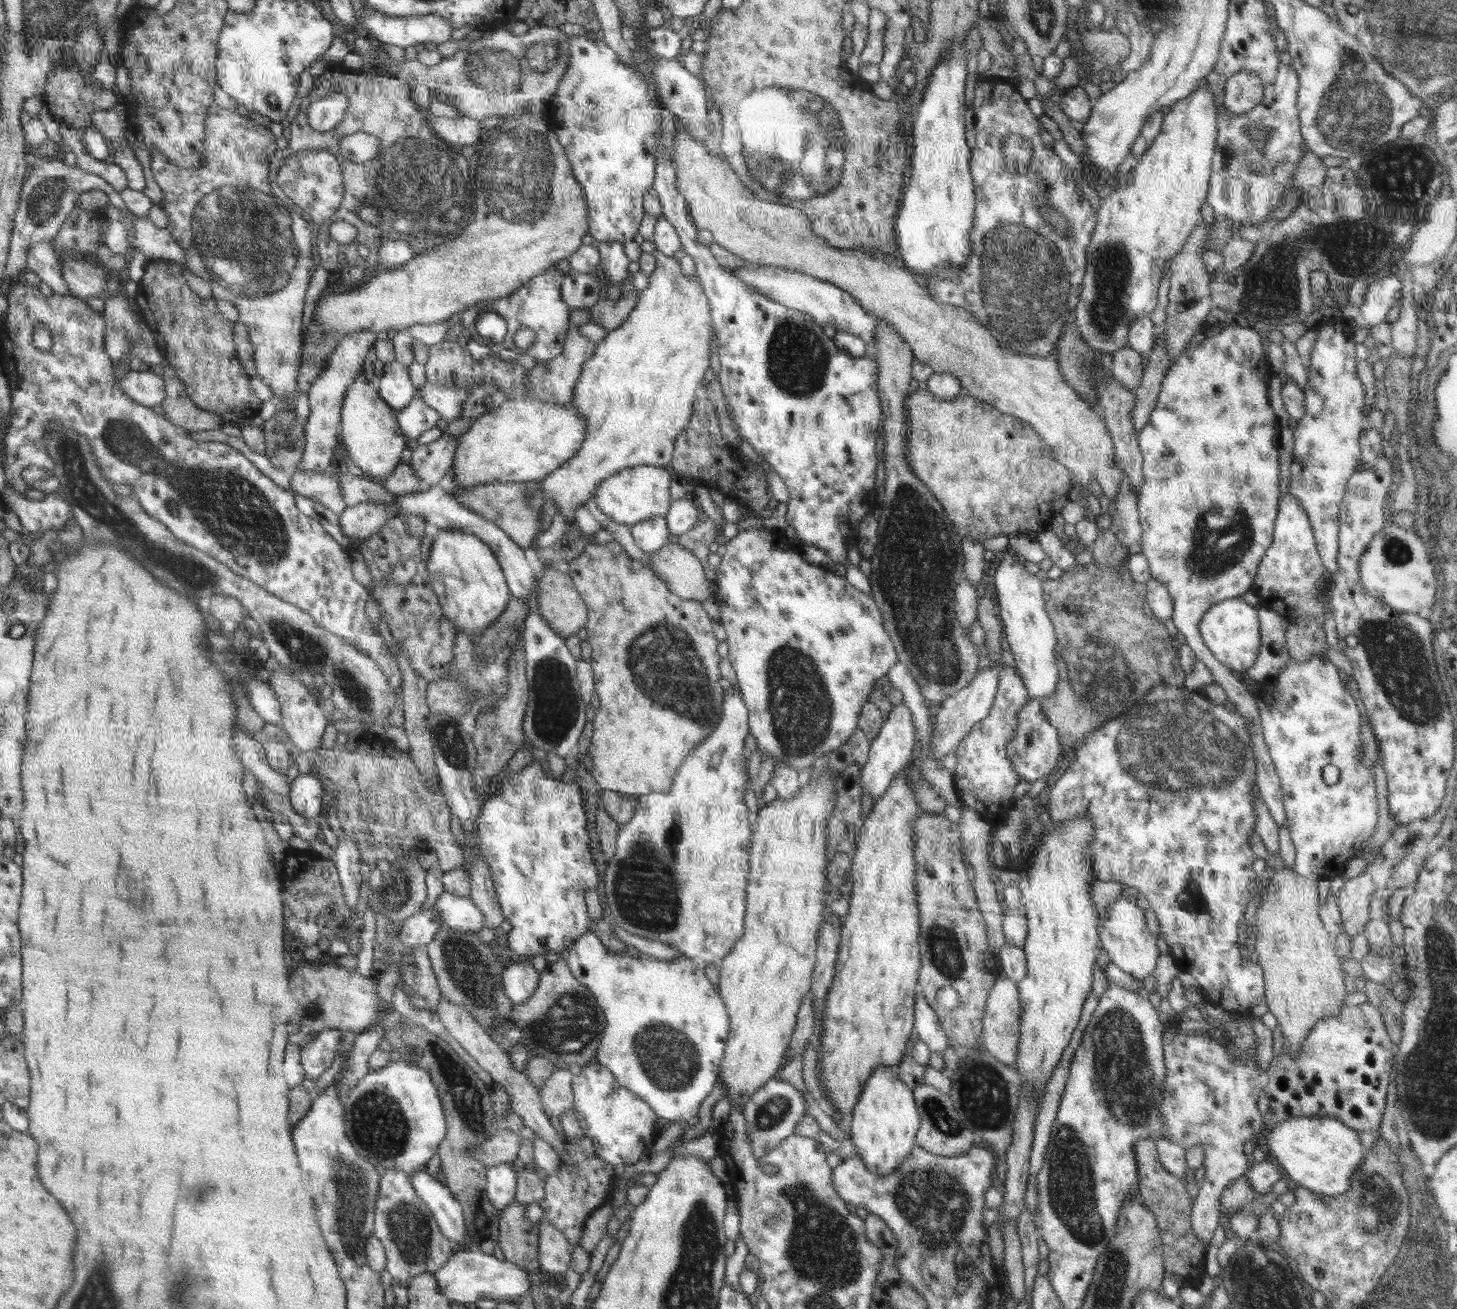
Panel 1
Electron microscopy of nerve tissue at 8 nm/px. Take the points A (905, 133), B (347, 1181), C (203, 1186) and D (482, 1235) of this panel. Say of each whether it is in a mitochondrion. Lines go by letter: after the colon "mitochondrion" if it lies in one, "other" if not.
A: other
B: mitochondrion
C: mitochondrion
D: other

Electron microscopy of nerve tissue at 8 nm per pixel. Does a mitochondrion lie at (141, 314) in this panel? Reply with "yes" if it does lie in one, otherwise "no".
no

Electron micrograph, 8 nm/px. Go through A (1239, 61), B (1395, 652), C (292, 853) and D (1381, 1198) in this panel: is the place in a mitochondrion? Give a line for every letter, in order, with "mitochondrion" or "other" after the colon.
A: other
B: mitochondrion
C: other
D: mitochondrion

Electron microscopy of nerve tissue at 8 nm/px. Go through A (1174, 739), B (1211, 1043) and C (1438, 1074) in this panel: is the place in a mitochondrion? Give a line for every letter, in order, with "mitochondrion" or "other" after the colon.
A: mitochondrion
B: other
C: mitochondrion

